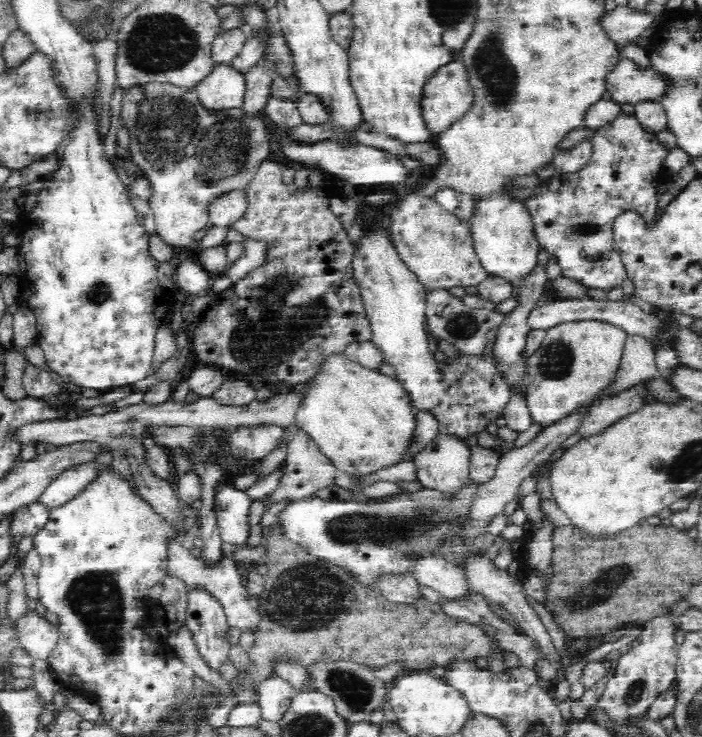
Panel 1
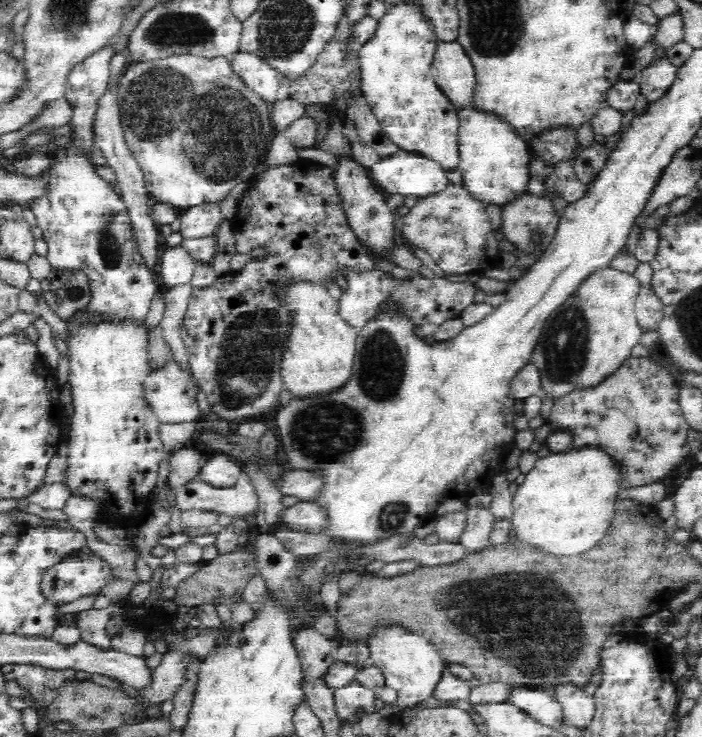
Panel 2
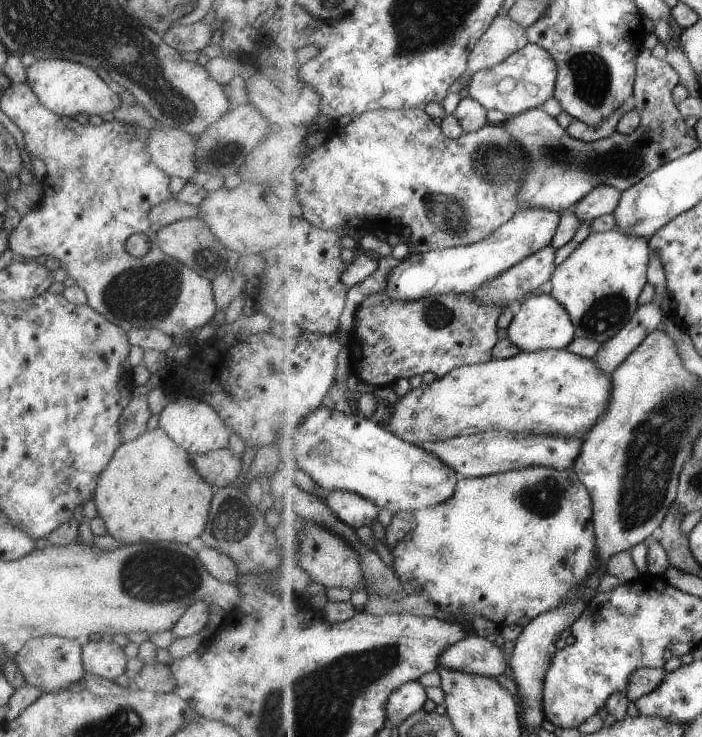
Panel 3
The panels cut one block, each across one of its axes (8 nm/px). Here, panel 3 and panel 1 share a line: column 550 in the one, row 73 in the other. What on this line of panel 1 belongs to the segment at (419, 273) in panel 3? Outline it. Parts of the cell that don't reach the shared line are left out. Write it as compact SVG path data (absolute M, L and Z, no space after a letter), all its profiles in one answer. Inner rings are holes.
M220 62L194 89L209 111L242 108L247 92L245 72Z

